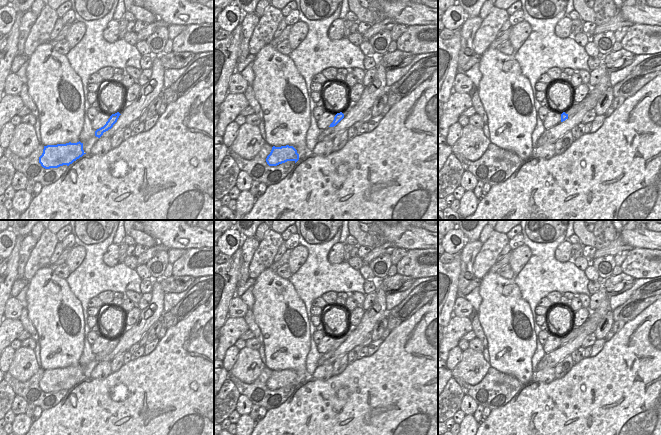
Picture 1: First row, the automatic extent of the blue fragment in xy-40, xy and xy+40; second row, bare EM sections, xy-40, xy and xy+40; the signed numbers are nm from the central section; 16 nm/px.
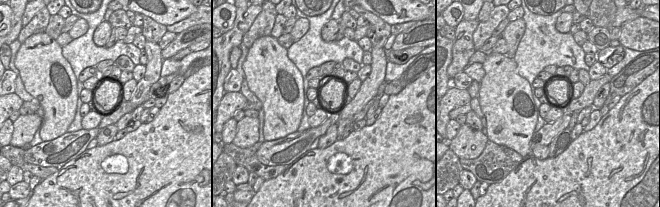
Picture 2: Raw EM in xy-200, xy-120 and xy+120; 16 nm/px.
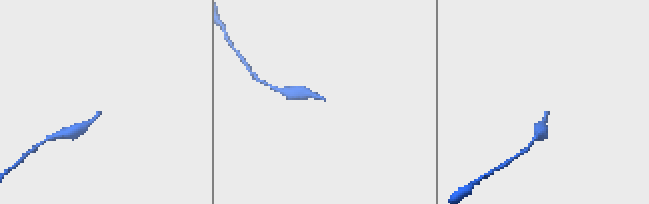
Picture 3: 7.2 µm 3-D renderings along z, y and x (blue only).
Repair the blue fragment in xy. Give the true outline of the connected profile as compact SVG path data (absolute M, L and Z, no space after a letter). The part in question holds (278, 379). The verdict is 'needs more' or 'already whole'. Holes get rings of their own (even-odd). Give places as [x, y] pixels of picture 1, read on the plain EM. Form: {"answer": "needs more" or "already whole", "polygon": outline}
{"answer": "already whole", "polygon": "M281 370L272 371L270 378L266 382L266 386L269 390L277 390L287 385L294 385L295 387L299 384L299 378L293 370Z"}

